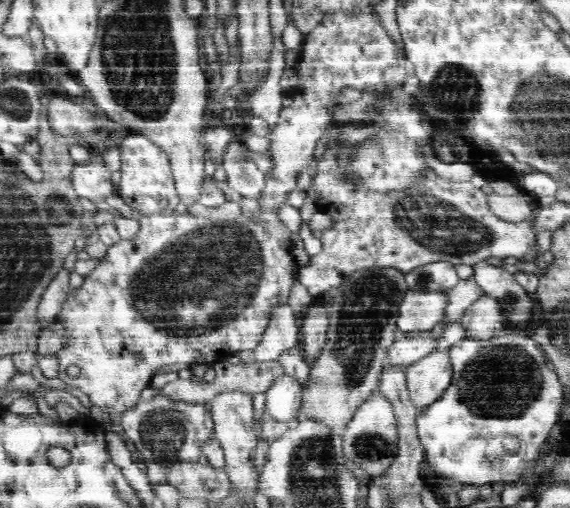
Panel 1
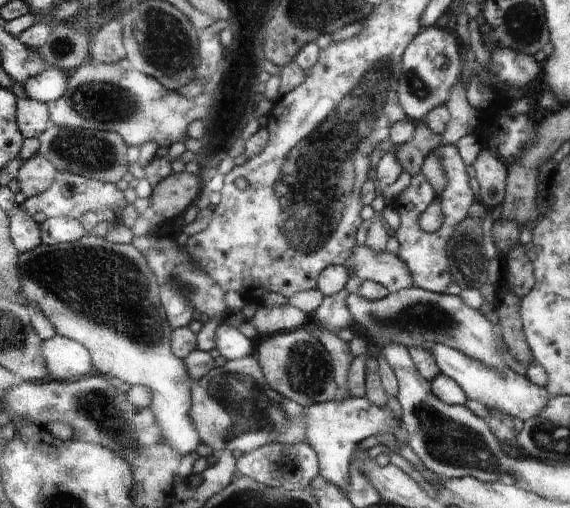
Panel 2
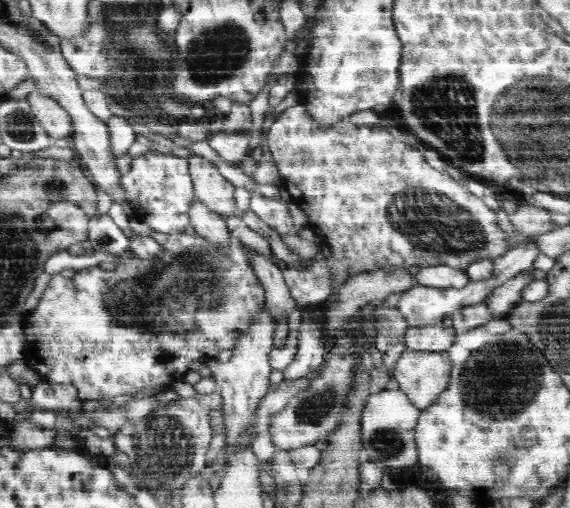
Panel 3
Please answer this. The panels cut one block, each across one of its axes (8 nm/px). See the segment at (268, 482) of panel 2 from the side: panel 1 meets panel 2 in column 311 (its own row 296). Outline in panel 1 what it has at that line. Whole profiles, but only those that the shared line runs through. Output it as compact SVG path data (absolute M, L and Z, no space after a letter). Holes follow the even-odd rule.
M473 277L468 280L459 280L458 285L454 286L448 293L445 317L441 320L444 327L456 322L456 320L461 320L466 310L484 294L484 290L480 288Z

